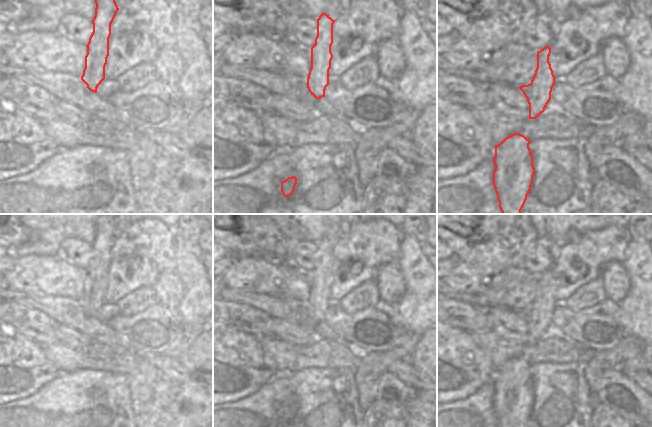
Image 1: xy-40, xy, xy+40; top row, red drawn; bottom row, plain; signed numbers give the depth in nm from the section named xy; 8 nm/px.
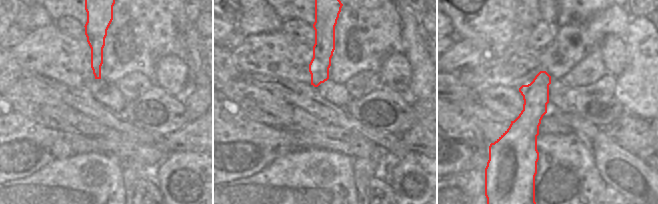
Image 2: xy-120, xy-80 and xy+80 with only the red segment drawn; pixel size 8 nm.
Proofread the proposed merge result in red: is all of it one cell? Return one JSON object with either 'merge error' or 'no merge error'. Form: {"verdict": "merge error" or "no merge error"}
{"verdict": "no merge error"}

